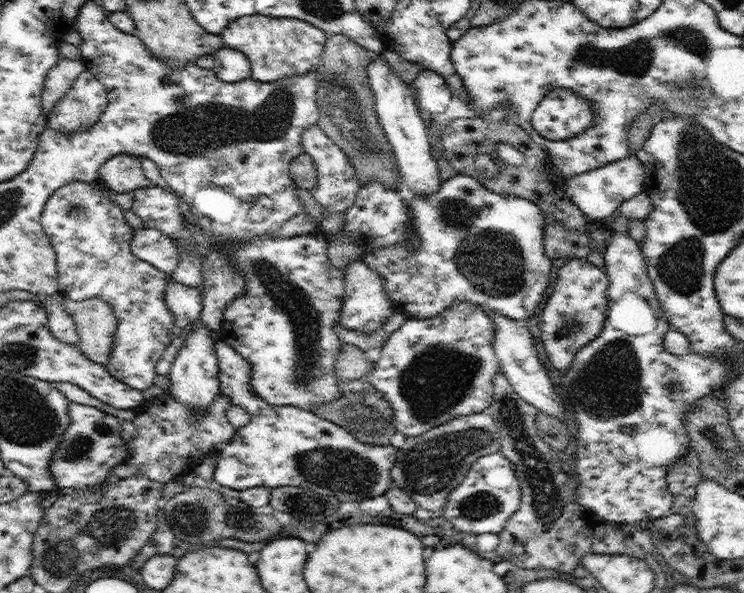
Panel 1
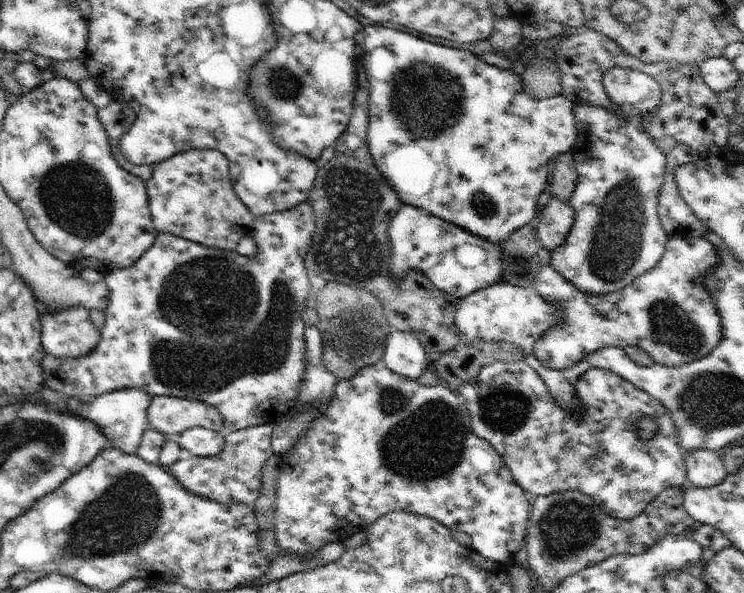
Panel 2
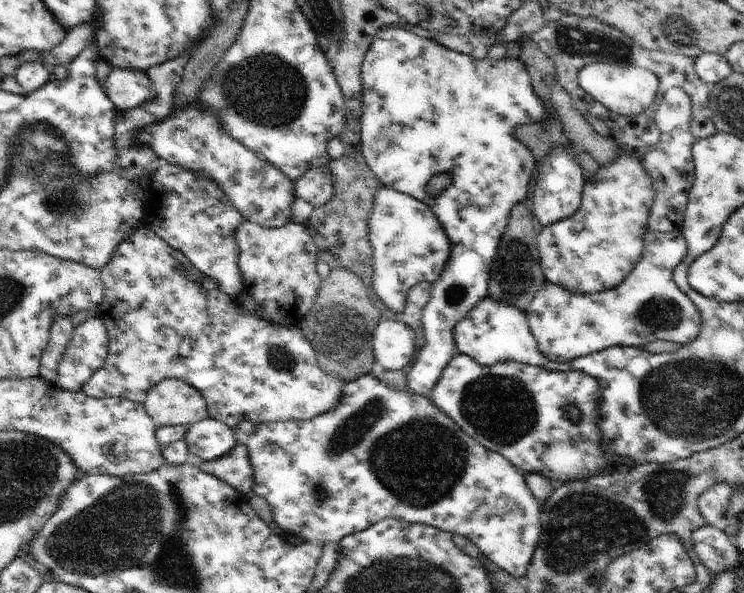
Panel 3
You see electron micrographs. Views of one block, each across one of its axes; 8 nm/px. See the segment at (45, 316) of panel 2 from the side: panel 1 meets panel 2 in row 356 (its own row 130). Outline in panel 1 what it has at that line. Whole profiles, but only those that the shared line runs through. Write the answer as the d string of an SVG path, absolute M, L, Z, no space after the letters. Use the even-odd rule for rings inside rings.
M86 68L47 115L48 129L76 132L92 126L107 105L104 85Z

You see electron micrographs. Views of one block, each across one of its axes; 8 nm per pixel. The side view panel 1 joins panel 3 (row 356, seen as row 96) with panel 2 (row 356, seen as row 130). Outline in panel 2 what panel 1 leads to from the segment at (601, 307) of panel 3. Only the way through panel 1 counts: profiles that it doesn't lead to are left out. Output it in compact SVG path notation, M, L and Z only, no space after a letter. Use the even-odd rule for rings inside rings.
M669 237L664 254L660 262L656 263L648 272L642 274L622 290L605 295L591 295L578 290L568 282L552 265L540 269L533 287L552 306L558 304L562 310L560 322L546 331L530 350L536 358L551 369L565 369L580 362L585 354L607 346L639 346L650 354L655 363L677 367L699 361L708 356L723 337L722 317L719 313L716 299L712 293L701 285L709 273L712 273L721 262L721 256L716 245L700 237Z

